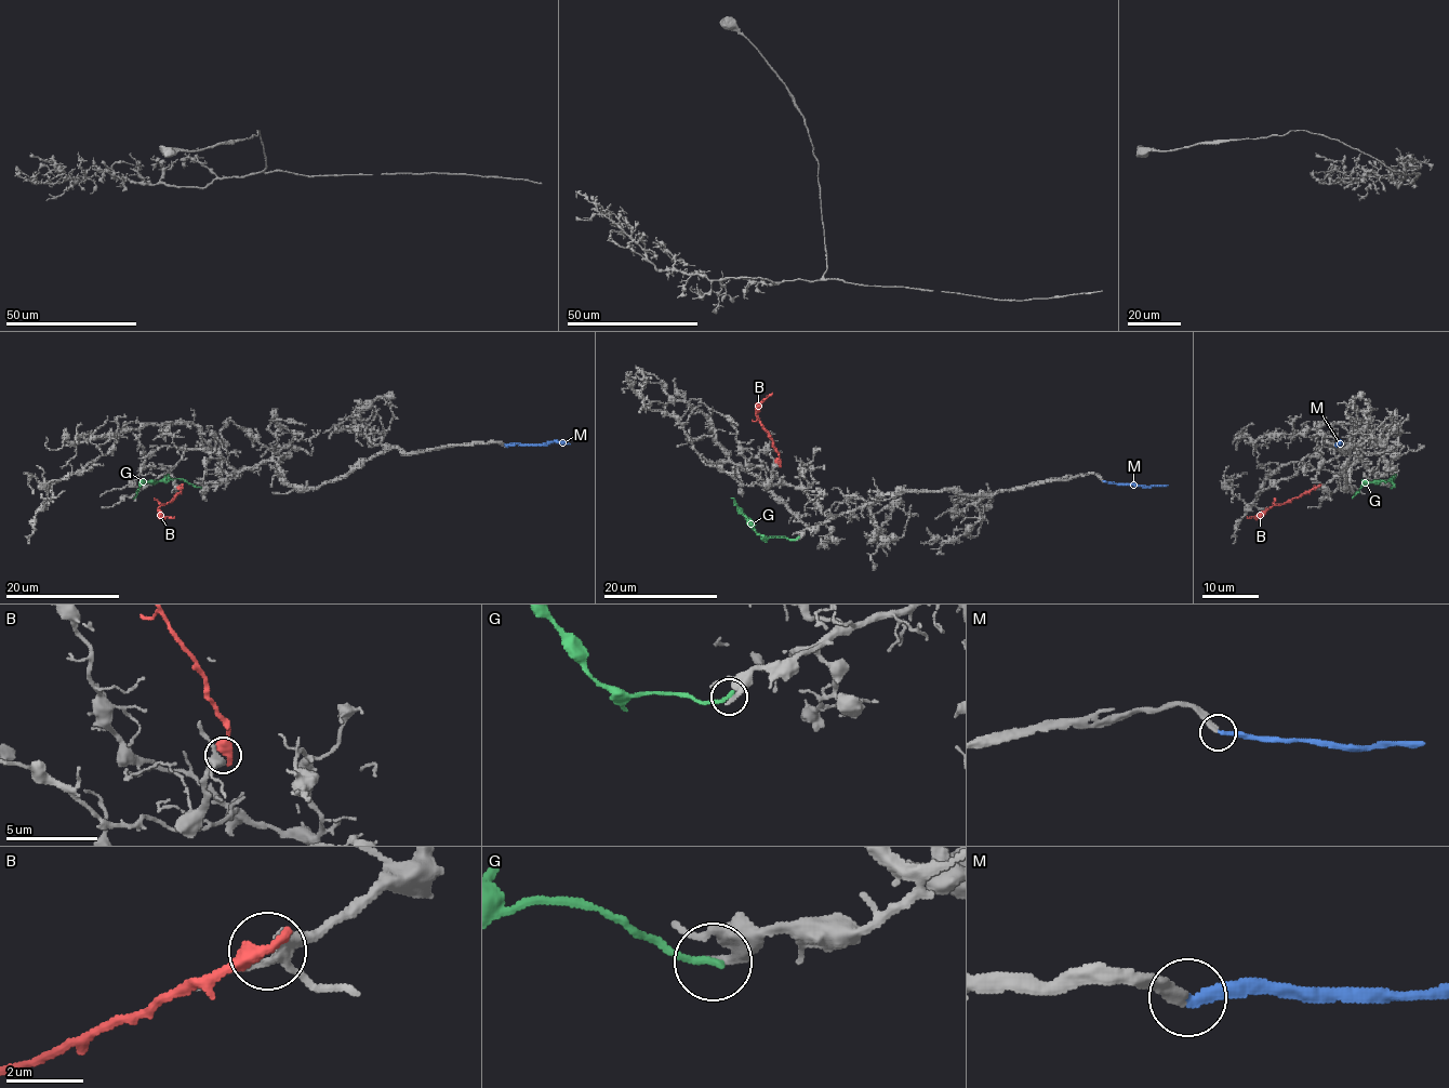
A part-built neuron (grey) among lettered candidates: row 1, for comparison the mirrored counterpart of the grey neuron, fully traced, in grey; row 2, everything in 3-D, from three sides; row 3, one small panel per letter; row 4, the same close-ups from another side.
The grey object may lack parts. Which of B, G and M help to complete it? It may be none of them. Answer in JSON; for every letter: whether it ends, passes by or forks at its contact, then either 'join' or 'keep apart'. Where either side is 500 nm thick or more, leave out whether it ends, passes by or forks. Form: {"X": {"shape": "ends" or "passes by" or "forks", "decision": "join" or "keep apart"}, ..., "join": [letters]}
{"B": {"decision": "keep apart"}, "G": {"shape": "ends", "decision": "keep apart"}, "M": {"shape": "ends", "decision": "join"}, "join": ["M"]}

